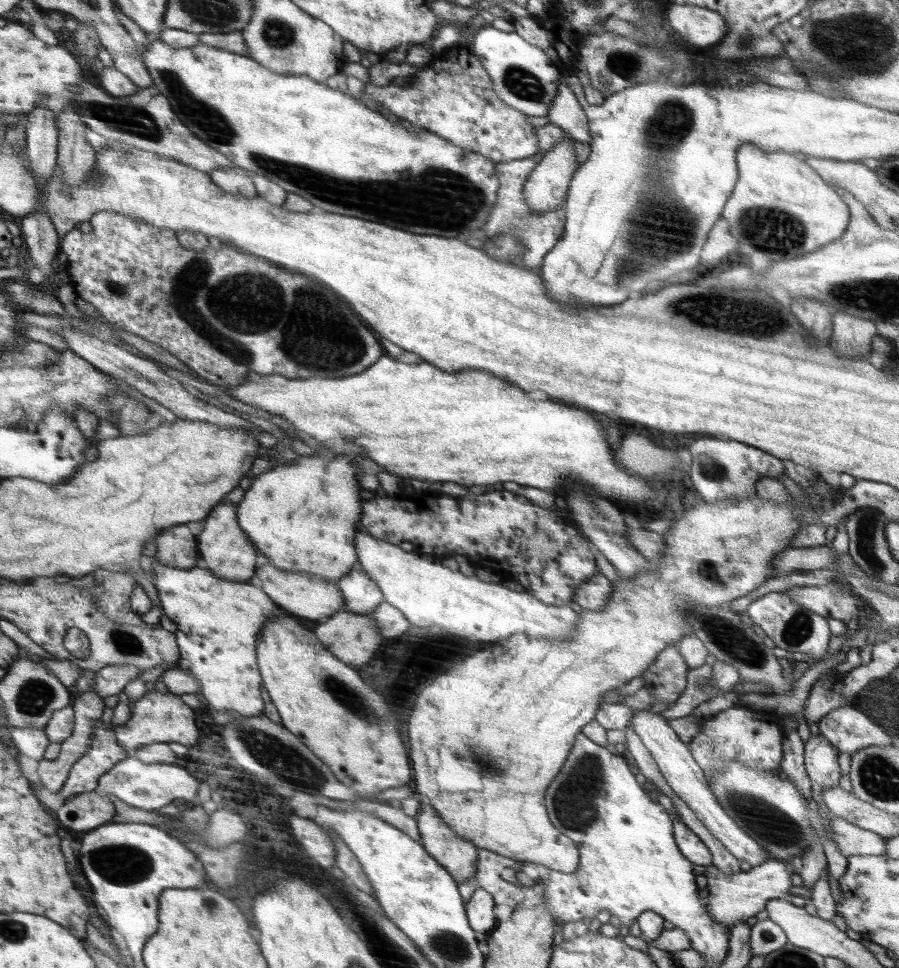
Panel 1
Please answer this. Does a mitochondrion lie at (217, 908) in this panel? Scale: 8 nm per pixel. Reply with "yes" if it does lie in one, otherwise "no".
yes

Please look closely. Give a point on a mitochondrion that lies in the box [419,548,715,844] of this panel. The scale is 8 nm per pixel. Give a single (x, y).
(578, 802)

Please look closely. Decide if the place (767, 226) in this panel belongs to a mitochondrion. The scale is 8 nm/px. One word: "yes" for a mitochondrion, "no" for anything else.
yes

